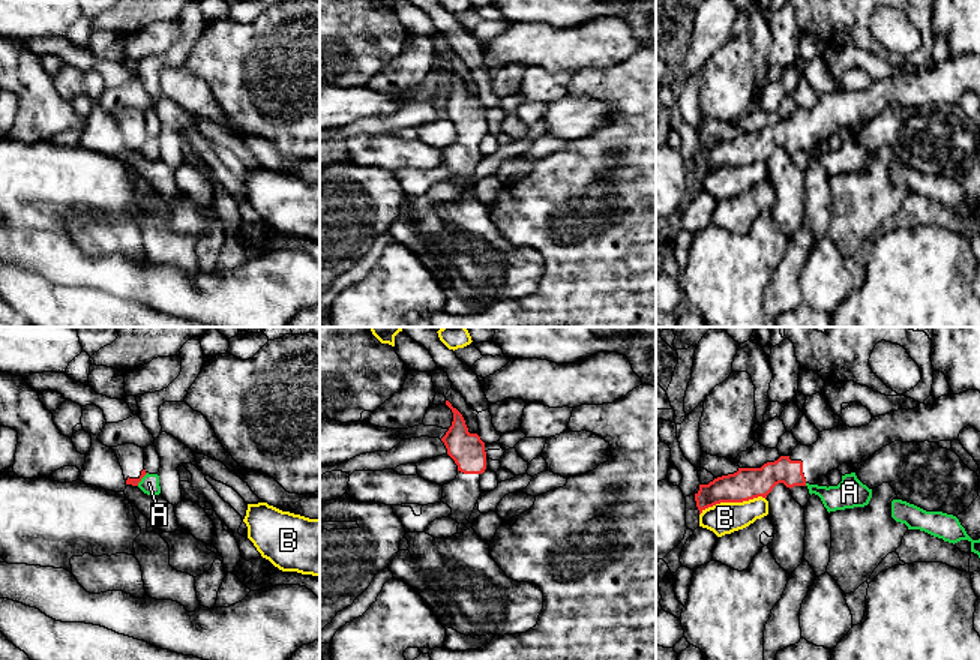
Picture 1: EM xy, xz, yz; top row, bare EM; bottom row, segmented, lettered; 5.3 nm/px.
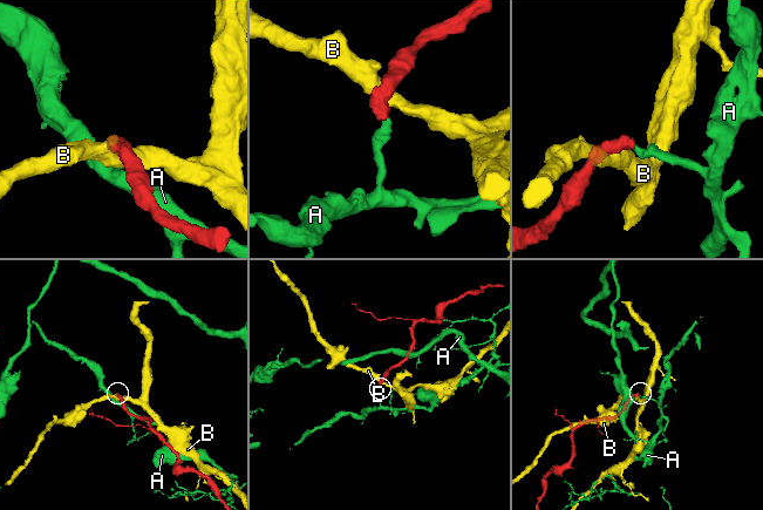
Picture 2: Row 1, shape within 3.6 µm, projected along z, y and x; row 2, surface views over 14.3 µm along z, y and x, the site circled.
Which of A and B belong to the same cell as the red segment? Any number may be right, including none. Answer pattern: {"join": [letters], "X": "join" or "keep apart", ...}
{"join": [], "A": "keep apart", "B": "keep apart"}

